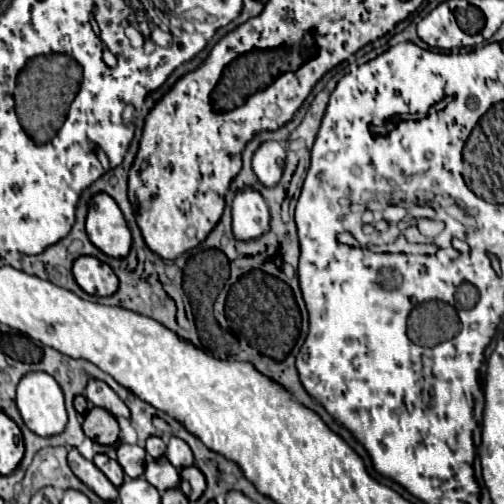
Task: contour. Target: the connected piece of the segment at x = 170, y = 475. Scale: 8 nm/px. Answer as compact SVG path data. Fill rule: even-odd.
M161 456L157 460L149 460L147 462L147 466L145 466L145 480L163 494L165 490L177 488L181 478L179 478L179 472L171 466L171 462L165 456Z

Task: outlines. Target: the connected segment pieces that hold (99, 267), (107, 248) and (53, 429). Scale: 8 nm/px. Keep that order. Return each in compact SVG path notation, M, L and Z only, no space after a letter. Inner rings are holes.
M81 256L73 264L73 276L81 290L91 296L109 296L117 292L117 276L113 270L93 256Z
M97 194L91 200L87 214L87 234L89 240L111 258L123 260L131 250L129 226L115 200L107 194Z
M31 372L17 386L17 408L23 422L37 436L57 436L67 426L67 412L59 384L45 372Z

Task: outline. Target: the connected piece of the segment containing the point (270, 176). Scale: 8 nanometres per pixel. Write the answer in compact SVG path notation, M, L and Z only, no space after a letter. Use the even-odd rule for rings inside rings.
M265 142L253 154L253 172L267 188L279 184L285 166L285 150L279 142Z

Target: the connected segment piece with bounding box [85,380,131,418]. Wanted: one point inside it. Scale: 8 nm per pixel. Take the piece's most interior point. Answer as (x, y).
(98, 393)

